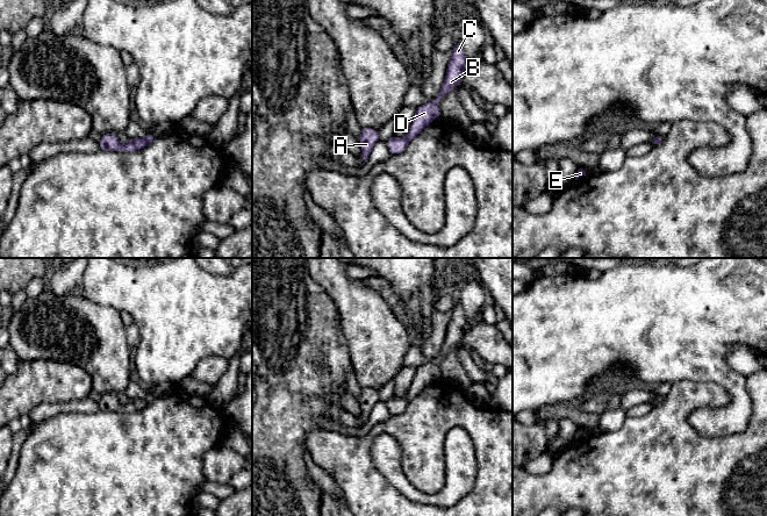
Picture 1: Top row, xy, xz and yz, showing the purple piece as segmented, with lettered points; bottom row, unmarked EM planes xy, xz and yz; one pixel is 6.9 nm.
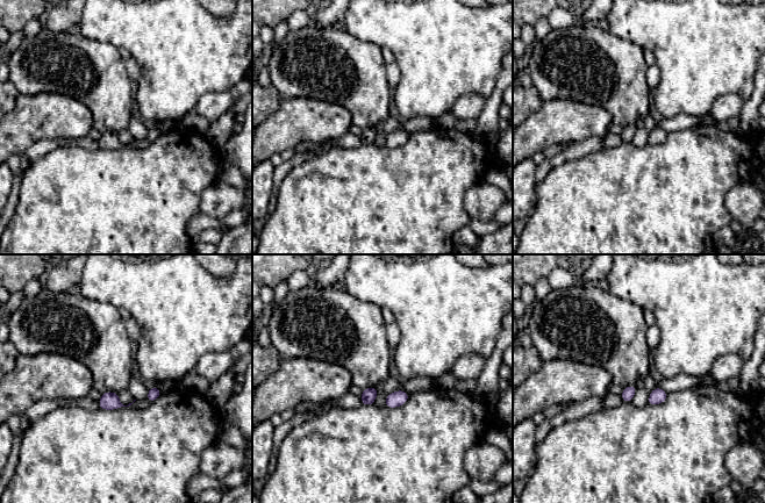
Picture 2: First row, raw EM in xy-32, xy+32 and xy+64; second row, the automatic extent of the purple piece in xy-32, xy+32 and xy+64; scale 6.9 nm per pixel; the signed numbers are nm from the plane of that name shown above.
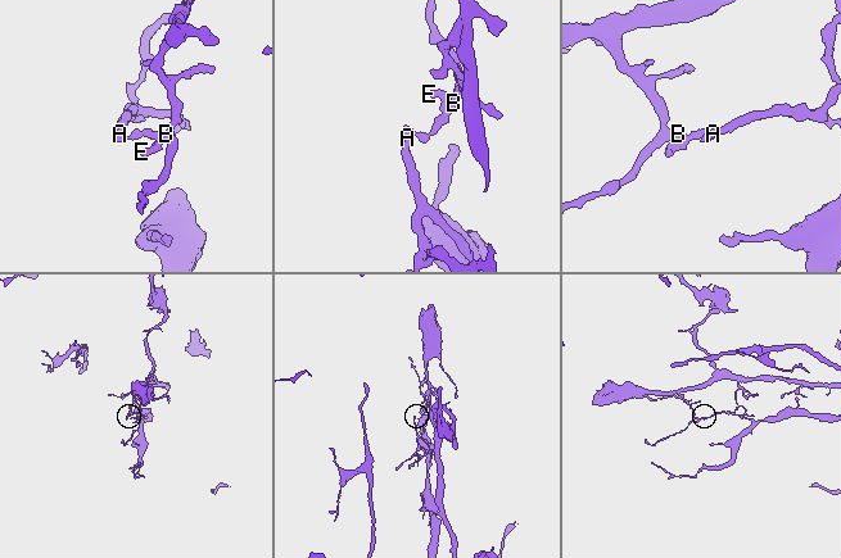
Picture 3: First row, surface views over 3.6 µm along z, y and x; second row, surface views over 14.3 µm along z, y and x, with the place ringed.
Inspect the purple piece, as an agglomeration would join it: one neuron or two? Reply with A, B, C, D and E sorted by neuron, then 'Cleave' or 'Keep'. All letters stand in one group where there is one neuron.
Groups: A / B C D E. Cleave

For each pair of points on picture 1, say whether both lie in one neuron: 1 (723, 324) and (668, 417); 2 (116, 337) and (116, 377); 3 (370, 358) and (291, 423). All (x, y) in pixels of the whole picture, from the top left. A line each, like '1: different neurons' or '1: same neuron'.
1: different neurons
2: same neuron
3: different neurons

